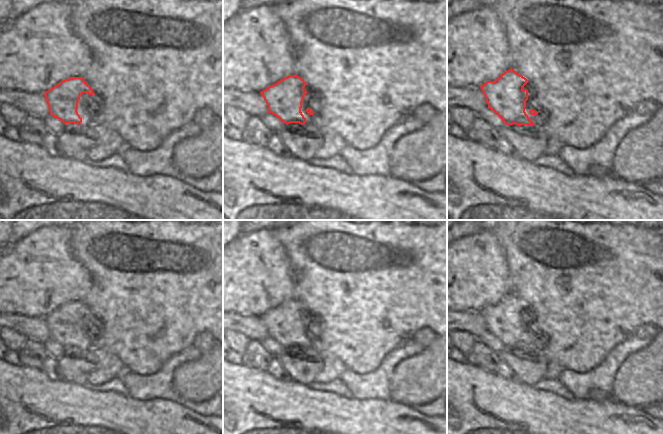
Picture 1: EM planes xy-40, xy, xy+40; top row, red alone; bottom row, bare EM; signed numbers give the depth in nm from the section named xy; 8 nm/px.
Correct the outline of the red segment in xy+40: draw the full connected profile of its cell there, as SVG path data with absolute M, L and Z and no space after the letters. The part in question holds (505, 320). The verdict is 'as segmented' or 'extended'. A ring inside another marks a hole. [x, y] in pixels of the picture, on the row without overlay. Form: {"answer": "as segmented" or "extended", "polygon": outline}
{"answer": "extended", "polygon": "M512 292L502 297L495 305L487 305L480 310L491 333L506 349L535 349L538 346L538 336L530 332L531 319L523 311L529 305Z"}

